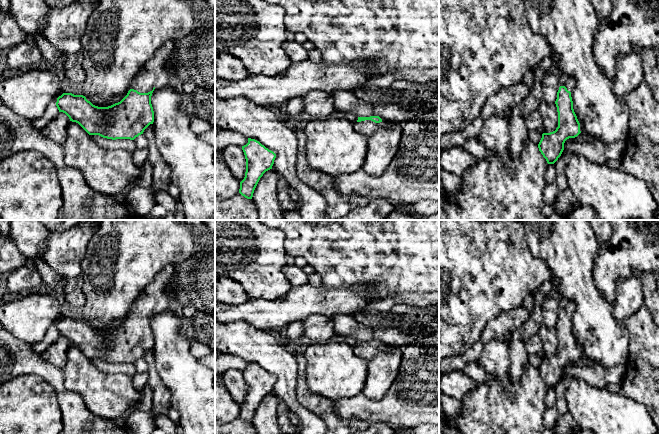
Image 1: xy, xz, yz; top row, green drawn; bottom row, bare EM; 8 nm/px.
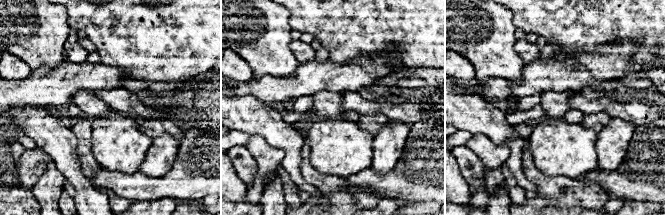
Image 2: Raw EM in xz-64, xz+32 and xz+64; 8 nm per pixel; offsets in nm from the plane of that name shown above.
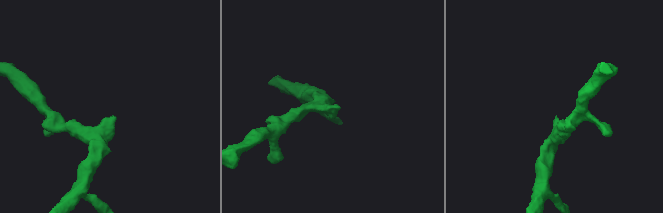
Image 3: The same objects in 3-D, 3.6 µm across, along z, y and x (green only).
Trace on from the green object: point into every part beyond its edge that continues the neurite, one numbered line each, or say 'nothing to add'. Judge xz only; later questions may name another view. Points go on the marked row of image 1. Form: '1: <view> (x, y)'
1: xz (367, 127)

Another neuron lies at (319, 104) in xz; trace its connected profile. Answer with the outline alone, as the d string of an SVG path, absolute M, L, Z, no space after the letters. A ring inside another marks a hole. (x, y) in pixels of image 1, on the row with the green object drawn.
M311 91L303 97L304 112L319 119L336 115L336 110L330 93Z

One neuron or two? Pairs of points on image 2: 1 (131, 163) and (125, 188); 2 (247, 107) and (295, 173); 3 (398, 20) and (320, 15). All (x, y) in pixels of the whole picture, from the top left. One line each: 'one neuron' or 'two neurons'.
1: two neurons
2: one neuron
3: one neuron

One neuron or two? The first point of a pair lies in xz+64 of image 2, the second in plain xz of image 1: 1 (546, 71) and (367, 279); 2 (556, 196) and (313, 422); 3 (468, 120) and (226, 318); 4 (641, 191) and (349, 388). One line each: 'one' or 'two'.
1: two
2: two
3: two
4: two

